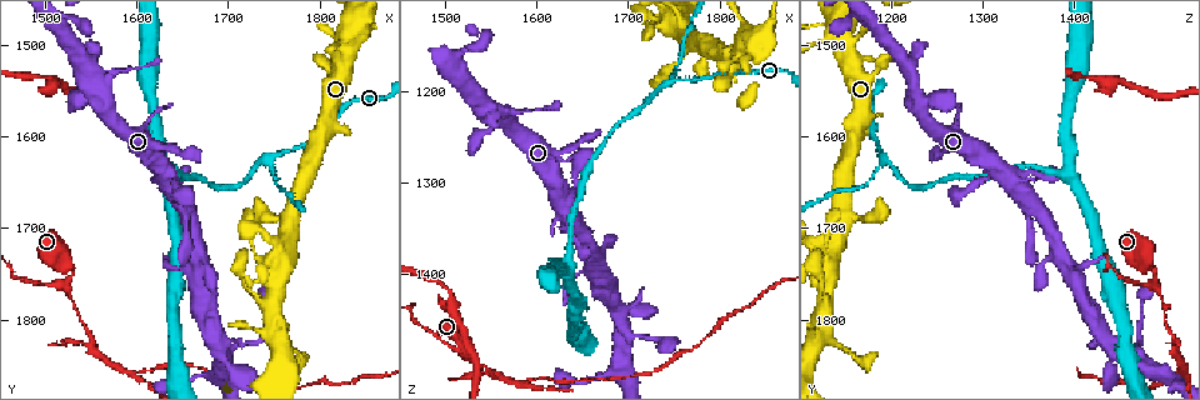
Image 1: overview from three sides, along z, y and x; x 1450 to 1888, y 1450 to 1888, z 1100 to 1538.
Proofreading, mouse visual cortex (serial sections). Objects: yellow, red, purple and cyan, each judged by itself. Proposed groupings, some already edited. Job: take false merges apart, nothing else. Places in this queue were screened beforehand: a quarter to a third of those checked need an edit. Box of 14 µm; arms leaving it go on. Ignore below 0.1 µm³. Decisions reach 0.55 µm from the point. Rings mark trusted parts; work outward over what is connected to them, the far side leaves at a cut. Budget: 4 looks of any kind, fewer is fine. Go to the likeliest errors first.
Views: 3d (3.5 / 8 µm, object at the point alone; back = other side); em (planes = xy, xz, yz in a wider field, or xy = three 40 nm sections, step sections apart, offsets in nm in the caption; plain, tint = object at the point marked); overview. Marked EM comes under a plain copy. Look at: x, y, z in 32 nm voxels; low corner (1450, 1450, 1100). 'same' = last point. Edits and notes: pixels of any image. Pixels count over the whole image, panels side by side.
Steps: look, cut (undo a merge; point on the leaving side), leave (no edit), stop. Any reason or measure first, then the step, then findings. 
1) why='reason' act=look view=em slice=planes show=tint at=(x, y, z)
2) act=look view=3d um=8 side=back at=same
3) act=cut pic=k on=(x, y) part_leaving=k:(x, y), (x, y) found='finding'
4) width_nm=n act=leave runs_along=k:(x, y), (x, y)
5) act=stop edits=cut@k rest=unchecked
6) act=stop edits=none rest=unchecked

why='narrows sharply' act=look view=3d um=3.5 at=(1525, 1755, 1490)

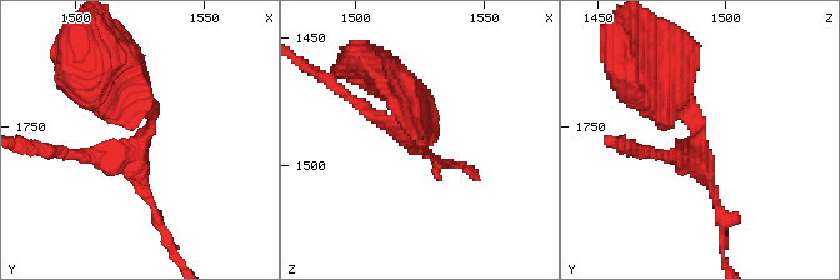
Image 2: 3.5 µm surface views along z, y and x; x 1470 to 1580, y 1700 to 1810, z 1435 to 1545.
arms=3 arm_widths_nm=150,200,300 act=look view=em slice=xy step=3 show=tint at=(1524, 1760, 1490)

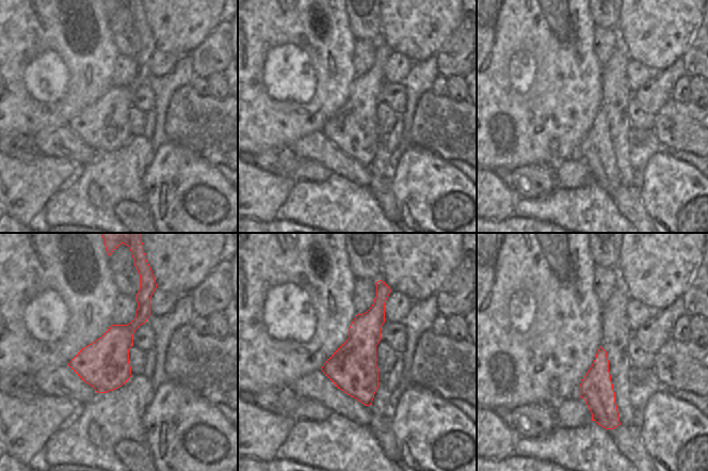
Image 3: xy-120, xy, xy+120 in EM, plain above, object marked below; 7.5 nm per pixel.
act=leave runs_along=2:(669, 86), (698, 136), (724, 225) found='continuous, no second cell'

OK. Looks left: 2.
why='calibre changes' act=look view=3d um=3.5 at=(1550, 1815, 1510)

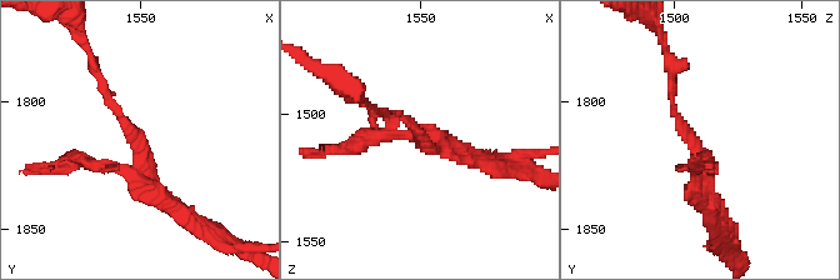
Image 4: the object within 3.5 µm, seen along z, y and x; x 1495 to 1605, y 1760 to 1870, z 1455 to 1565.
act=look view=em slice=xy step=1 show=tint at=(1551, 1819, 1509)

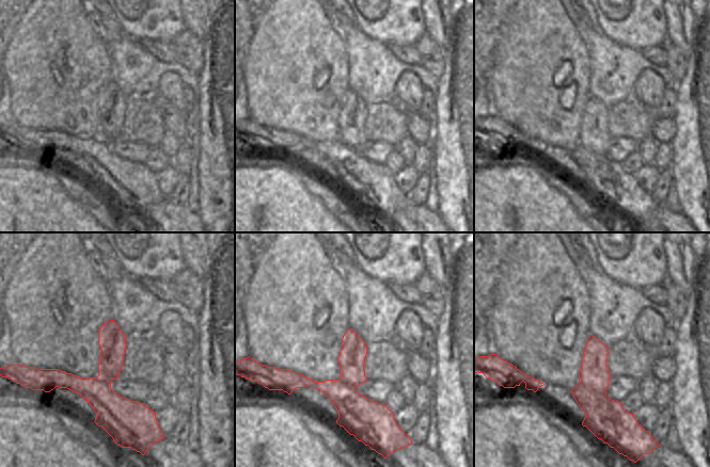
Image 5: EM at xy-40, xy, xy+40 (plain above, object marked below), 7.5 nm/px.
act=cut pic=4 on=(368, 141) border=5:(579, 383), (599, 393), (605, 395) found='two cells meet here'

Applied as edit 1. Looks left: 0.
act=stop edits=cut@4 rest=unchecked

